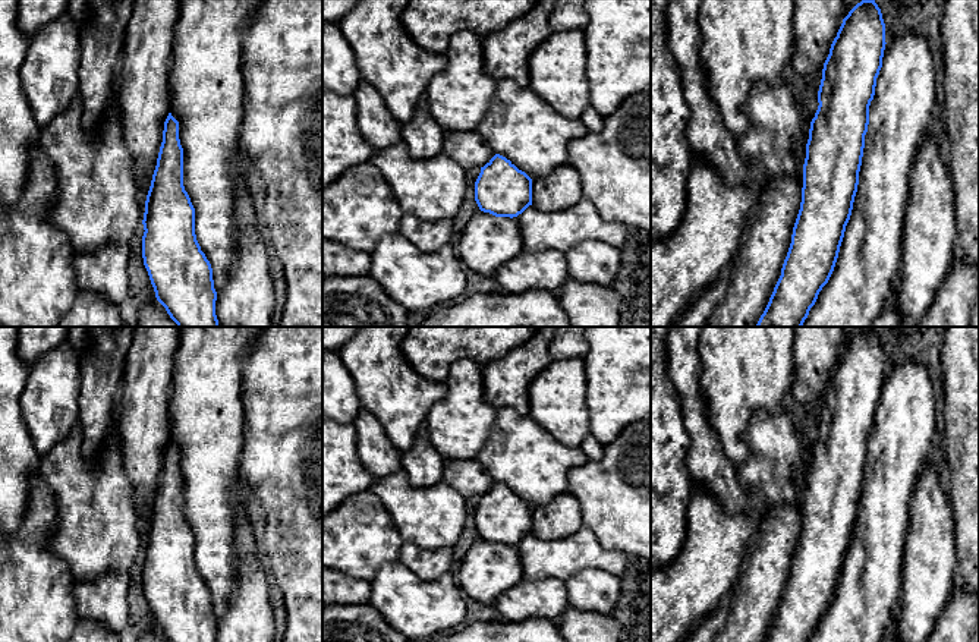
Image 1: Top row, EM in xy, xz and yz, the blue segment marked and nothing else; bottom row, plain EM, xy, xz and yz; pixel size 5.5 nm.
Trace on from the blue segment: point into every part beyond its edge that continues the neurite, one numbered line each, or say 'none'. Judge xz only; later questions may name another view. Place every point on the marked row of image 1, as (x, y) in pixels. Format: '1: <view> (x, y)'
1: xz (469, 150)

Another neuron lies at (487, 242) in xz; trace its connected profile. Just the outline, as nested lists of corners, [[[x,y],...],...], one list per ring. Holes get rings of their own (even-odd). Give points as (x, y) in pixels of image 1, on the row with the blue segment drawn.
[[[479,210],[465,226],[456,252],[470,271],[494,277],[500,267],[523,252],[517,218]]]

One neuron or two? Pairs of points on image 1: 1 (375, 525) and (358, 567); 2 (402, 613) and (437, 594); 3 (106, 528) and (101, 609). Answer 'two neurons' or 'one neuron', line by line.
1: one neuron
2: one neuron
3: one neuron

